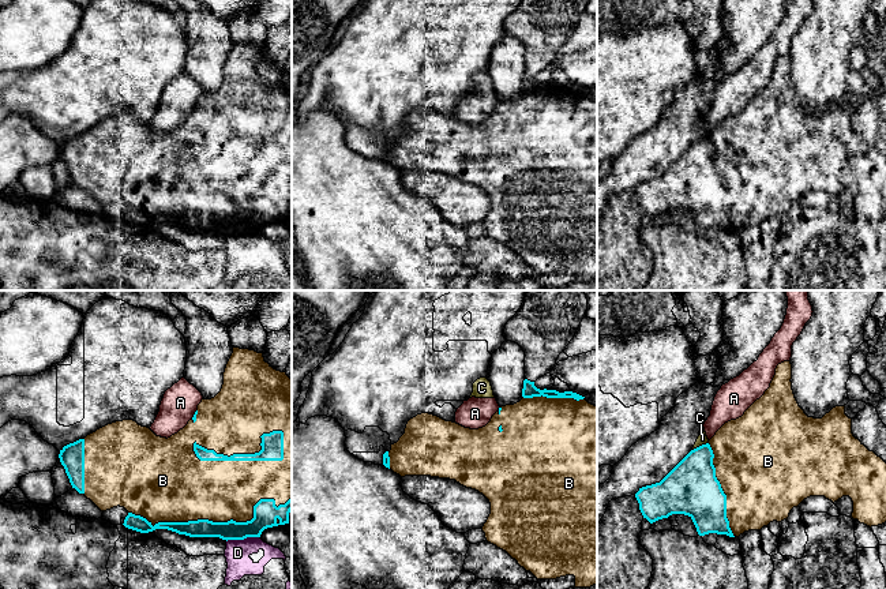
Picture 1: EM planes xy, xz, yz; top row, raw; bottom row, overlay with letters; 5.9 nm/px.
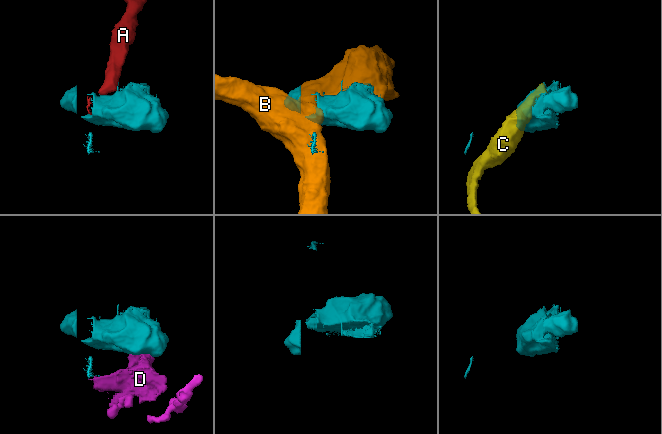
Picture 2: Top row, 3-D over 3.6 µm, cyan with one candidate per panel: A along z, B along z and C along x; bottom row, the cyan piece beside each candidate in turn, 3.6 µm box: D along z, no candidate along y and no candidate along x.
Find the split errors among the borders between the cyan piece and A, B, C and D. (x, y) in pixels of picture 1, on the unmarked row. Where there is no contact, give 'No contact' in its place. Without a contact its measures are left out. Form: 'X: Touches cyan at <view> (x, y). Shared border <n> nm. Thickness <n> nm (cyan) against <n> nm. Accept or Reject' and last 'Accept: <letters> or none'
A: Touches cyan at xy (194, 109). Shared border 70 nm. Thickness 20 nm (cyan) against 200 nm. Reject
B: Touches cyan at xy (235, 154). Shared border 550 nm. Thickness 130 nm (cyan) against 360 nm. Accept
C: Touches cyan at yz (699, 141). Shared border 110 nm. Thickness 320 nm (cyan) against 60 nm. Reject
D: Touches cyan at xy (243, 233). Shared border 200 nm. Thickness 140 nm (cyan) against 150 nm. Reject
Accept: B

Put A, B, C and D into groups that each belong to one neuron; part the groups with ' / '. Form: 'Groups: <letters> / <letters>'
Groups: A C / B / D

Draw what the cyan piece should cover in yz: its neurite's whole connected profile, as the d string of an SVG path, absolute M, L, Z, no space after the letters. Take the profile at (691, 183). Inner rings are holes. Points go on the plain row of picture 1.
M784 56L777 60L776 70L770 78L770 82L765 89L757 94L742 112L725 117L716 130L706 138L694 145L691 145L660 177L646 180L639 183L635 188L635 192L639 198L639 205L650 218L668 213L672 209L684 209L688 210L699 230L709 228L727 229L729 232L739 232L748 225L761 225L763 221L767 221L770 217L781 217L788 214L789 207L793 202L797 202L804 194L810 191L825 191L833 198L841 194L842 191L849 191L853 196L853 214L857 214L860 218L867 221L878 221L886 217L886 157L878 151L874 146L870 146L859 134L852 128L852 113L845 109L845 100L836 101L822 113L808 112L804 105L799 101L793 85L792 85L792 59Z

